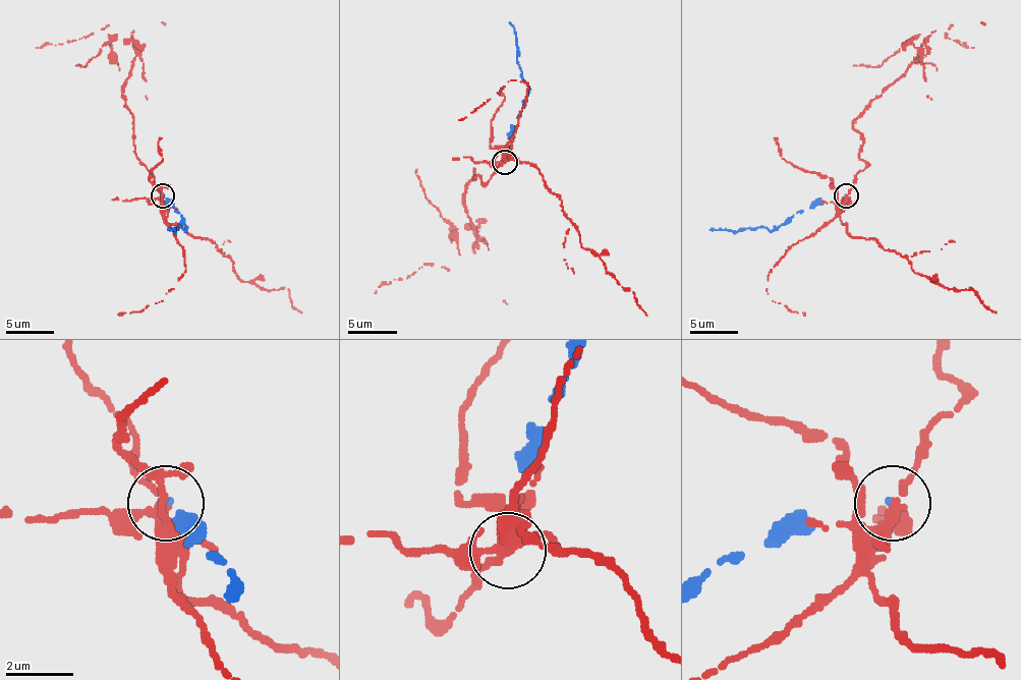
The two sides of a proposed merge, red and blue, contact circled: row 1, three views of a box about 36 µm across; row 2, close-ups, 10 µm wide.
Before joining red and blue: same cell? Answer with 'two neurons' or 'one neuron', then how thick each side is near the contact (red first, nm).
two neurons | 280/70 nm

